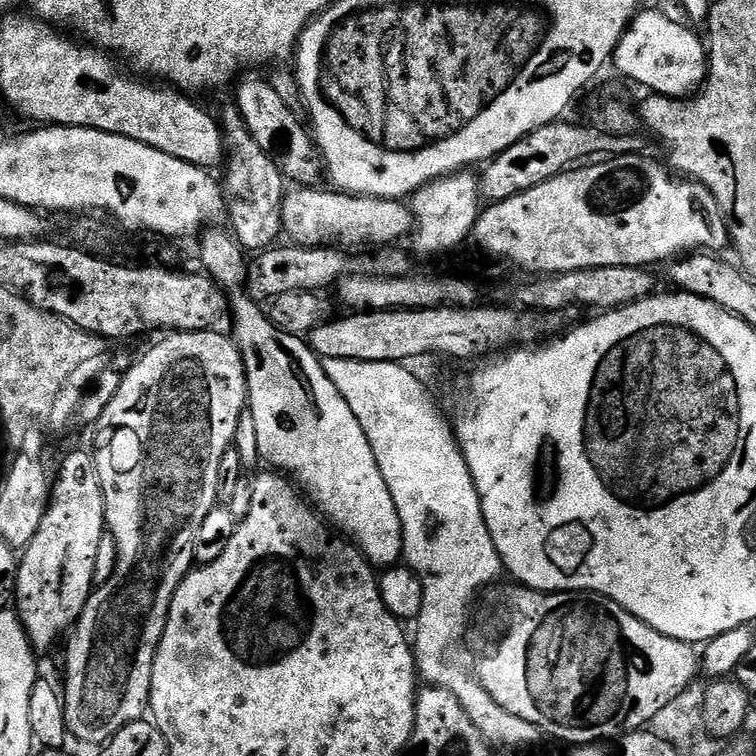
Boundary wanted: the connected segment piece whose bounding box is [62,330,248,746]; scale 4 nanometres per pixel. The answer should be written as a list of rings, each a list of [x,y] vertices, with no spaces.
[[[216,330],[200,332],[178,332],[173,331],[165,335],[165,340],[160,340],[129,372],[123,373],[118,390],[106,406],[102,418],[96,421],[94,431],[96,431],[96,473],[102,486],[104,495],[104,522],[107,535],[112,536],[117,544],[117,564],[113,576],[105,585],[97,587],[92,596],[86,602],[84,613],[76,621],[71,629],[70,637],[72,641],[68,644],[68,661],[64,664],[64,688],[62,684],[62,699],[64,702],[64,717],[68,727],[68,736],[71,739],[81,740],[84,744],[96,744],[103,746],[108,743],[108,739],[122,726],[130,726],[130,722],[145,719],[149,711],[148,699],[152,689],[152,671],[154,670],[154,658],[160,645],[160,639],[164,633],[164,627],[170,614],[170,602],[178,590],[178,586],[183,582],[184,577],[192,571],[194,567],[195,538],[202,528],[202,522],[210,514],[212,508],[217,507],[216,495],[218,494],[218,468],[221,465],[222,454],[233,447],[235,431],[238,428],[239,415],[242,414],[248,403],[248,379],[244,369],[244,359],[237,350],[235,343],[224,336],[219,336]]]

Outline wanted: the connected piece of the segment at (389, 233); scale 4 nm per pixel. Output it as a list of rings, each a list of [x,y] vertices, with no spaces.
[[[297,187],[297,192],[289,191],[281,206],[281,222],[283,235],[293,245],[301,248],[318,248],[321,246],[346,246],[344,244],[384,244],[392,246],[414,228],[414,217],[411,207],[399,200],[384,200],[381,196],[354,196],[339,190],[320,192],[317,187]]]

